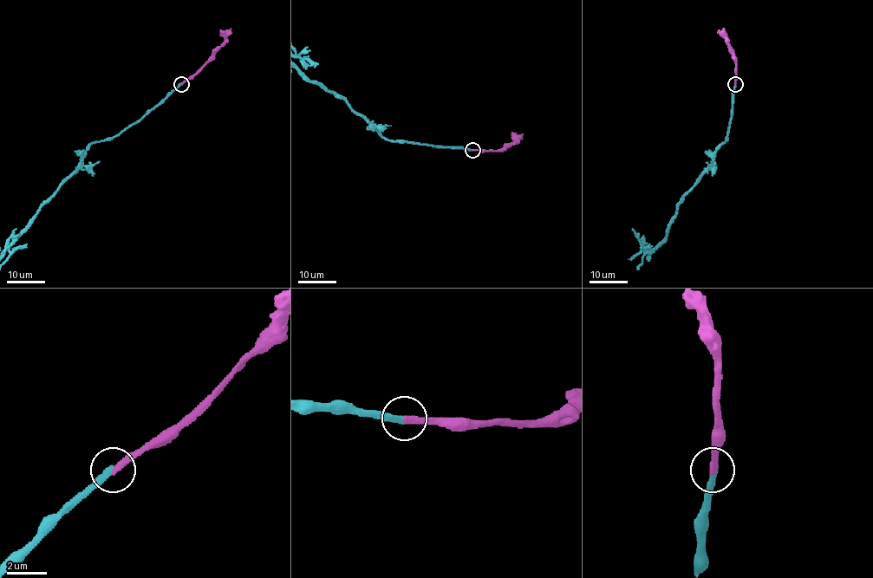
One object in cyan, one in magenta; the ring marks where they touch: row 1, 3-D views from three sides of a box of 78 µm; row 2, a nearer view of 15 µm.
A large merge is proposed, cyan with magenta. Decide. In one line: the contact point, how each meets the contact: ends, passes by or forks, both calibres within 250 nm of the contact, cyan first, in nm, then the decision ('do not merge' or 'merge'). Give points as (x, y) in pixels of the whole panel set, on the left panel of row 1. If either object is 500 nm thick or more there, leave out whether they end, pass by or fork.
(181, 84) | cyan ends | magenta ends | 340/340 nm | merge

